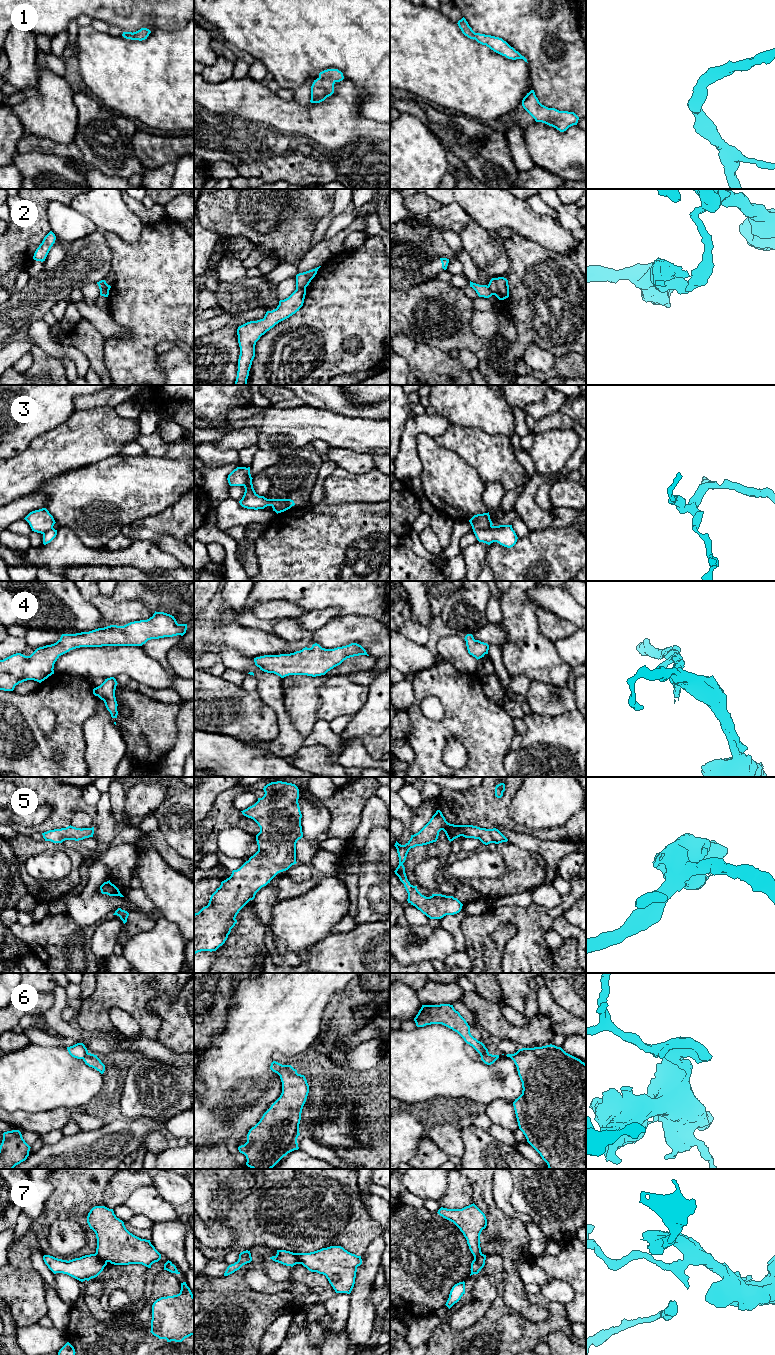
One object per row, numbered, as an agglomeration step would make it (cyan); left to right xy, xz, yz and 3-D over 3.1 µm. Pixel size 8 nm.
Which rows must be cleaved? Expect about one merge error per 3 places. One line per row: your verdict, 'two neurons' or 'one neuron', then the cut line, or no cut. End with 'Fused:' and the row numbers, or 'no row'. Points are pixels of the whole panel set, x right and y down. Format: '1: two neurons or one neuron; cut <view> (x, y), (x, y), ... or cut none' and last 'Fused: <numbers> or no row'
1: one neuron; cut none
2: two neurons; cut xz (296, 287), (305, 289)
3: two neurons; cut yz (491, 525), (485, 529), (473, 530)
4: one neuron; cut none
5: one neuron; cut none
6: two neurons; cut xz (282, 1065), (277, 1073)
7: two neurons; cut xy (95, 1253), (106, 1262)
Fused: 2, 3, 6, 7

